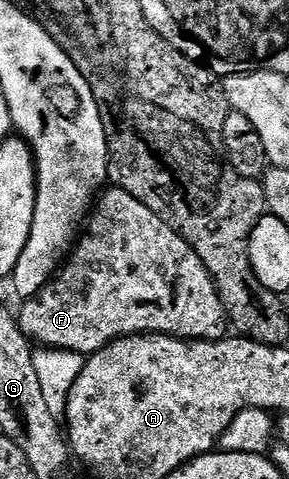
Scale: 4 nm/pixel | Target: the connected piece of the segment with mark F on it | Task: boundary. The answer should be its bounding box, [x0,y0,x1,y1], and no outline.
[19,189,231,356]

